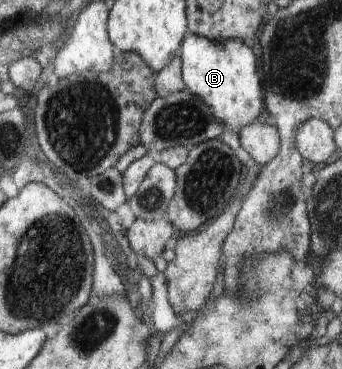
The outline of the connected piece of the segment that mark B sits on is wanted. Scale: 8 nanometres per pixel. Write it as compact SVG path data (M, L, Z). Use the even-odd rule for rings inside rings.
M187 34L180 49L181 75L185 88L199 96L224 125L224 132L239 132L254 123L262 112L263 86L256 74L256 58L246 43L238 40L208 40Z

